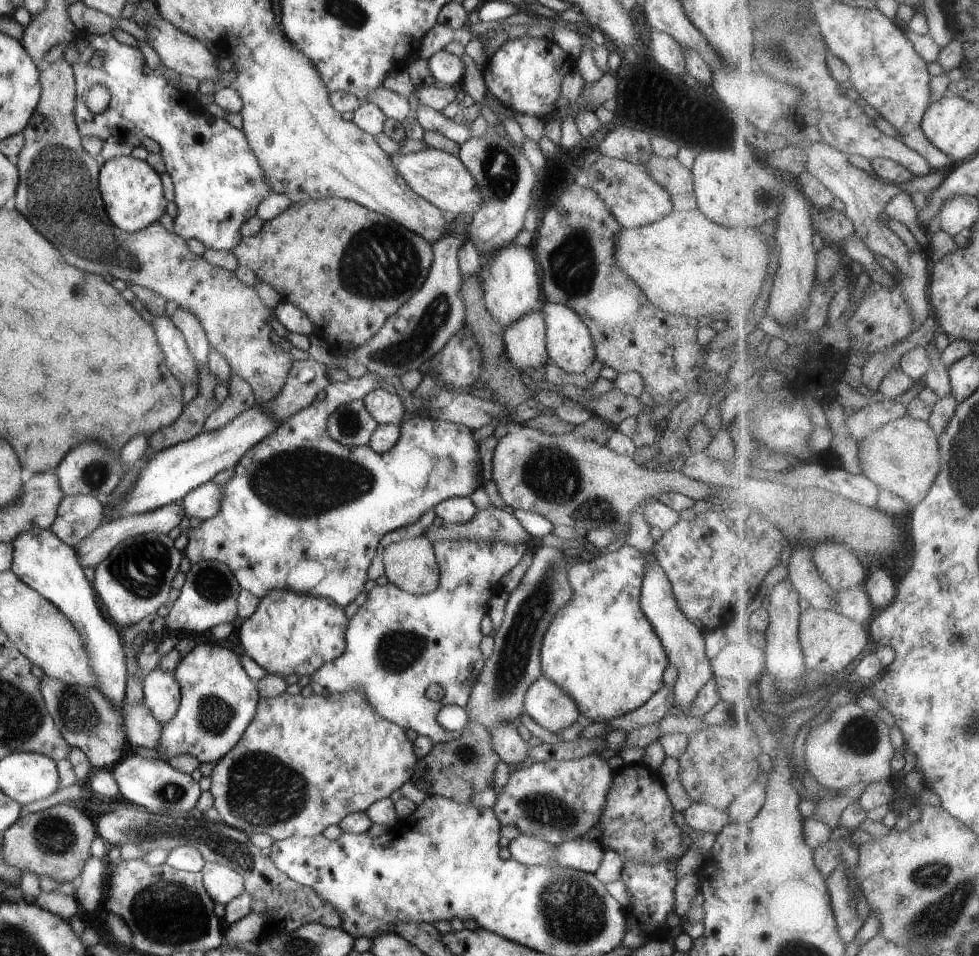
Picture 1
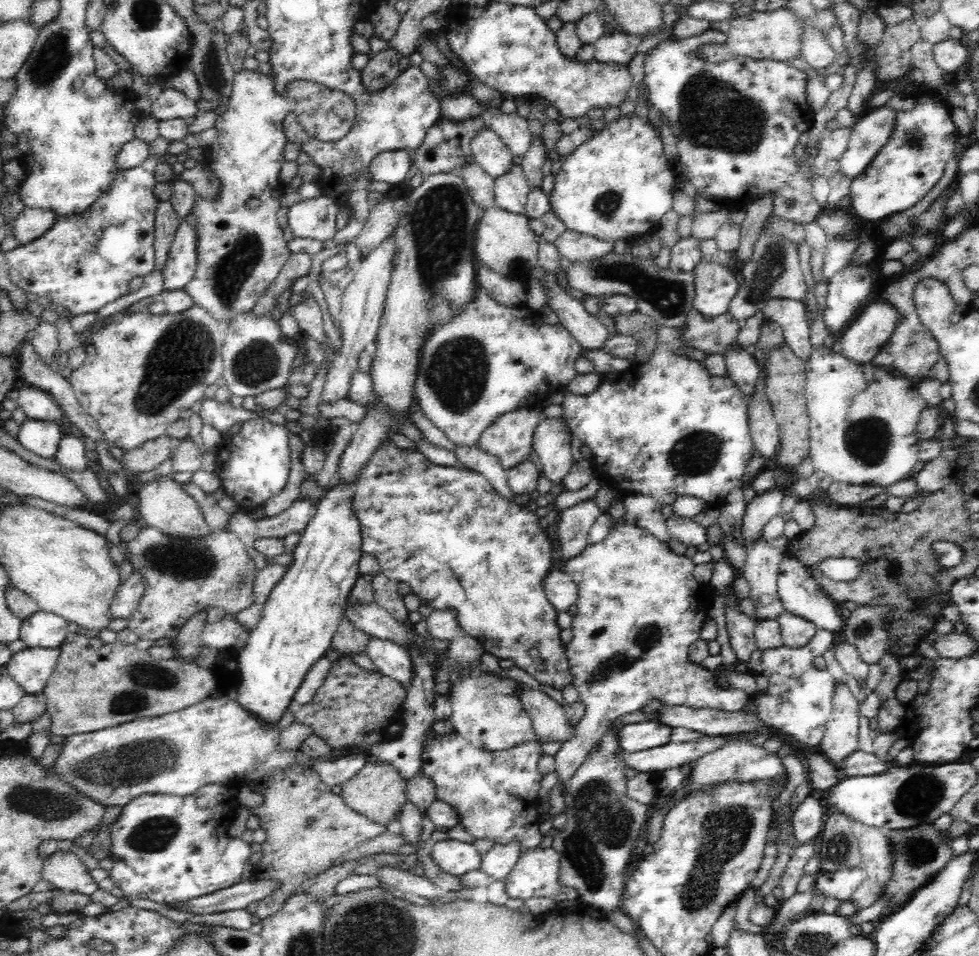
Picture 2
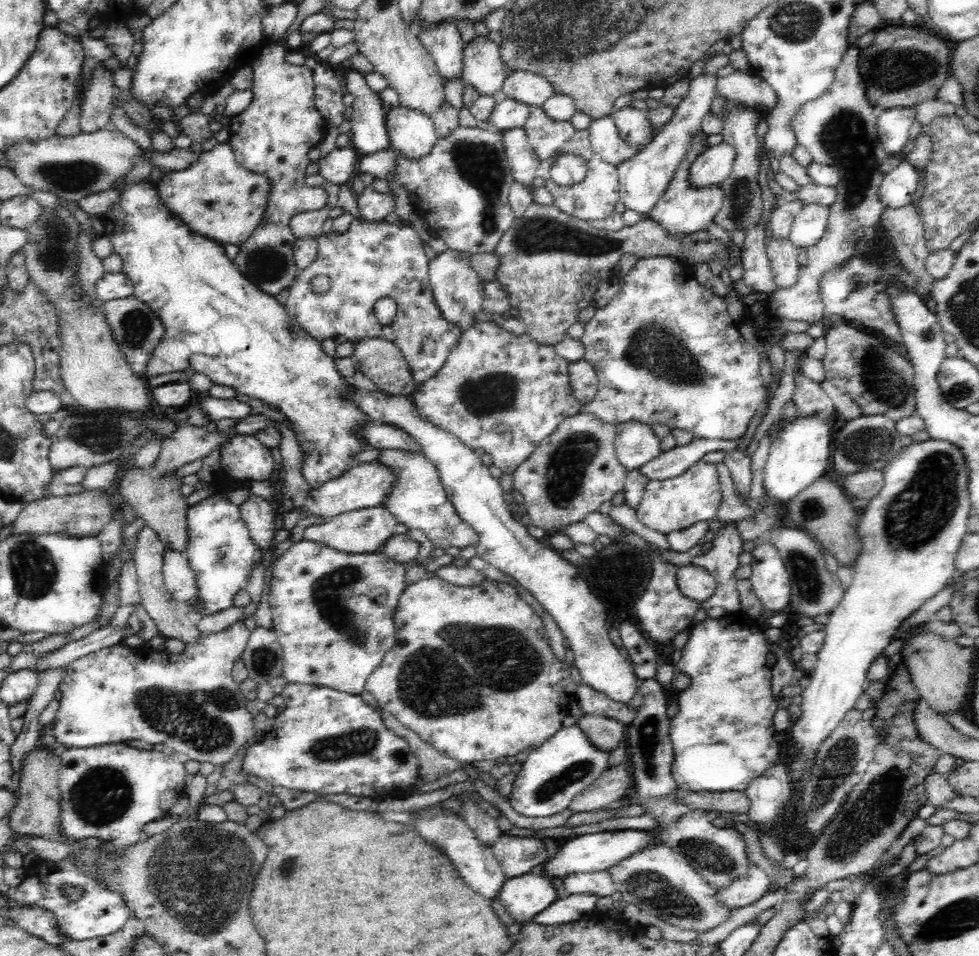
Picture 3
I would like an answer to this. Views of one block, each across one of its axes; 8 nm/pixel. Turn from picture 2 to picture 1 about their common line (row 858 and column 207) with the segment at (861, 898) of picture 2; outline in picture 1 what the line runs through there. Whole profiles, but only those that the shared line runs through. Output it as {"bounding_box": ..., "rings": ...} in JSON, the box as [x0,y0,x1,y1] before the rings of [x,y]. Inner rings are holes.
{"bounding_box":[201,862,245,904],"rings":[[[207,862],[201,869],[203,886],[215,904],[228,904],[245,890],[244,878],[218,862]]]}

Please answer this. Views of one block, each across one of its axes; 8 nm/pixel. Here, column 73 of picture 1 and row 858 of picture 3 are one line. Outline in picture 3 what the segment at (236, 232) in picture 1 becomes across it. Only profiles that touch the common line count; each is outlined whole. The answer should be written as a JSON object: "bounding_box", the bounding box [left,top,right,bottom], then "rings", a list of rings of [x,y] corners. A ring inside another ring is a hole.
{"bounding_box":[4,857,131,940],"rings":[[[68,857],[57,863],[40,859],[26,874],[30,875],[26,876],[22,884],[4,888],[8,901],[51,910],[58,919],[58,931],[64,933],[70,940],[90,940],[97,936],[112,934],[120,930],[130,918],[131,912],[119,892],[104,888],[99,878],[87,874],[86,866],[79,868],[76,864],[72,864],[72,860]],[[64,884],[79,888],[83,892],[82,896],[78,900],[70,901],[62,893]]]}

